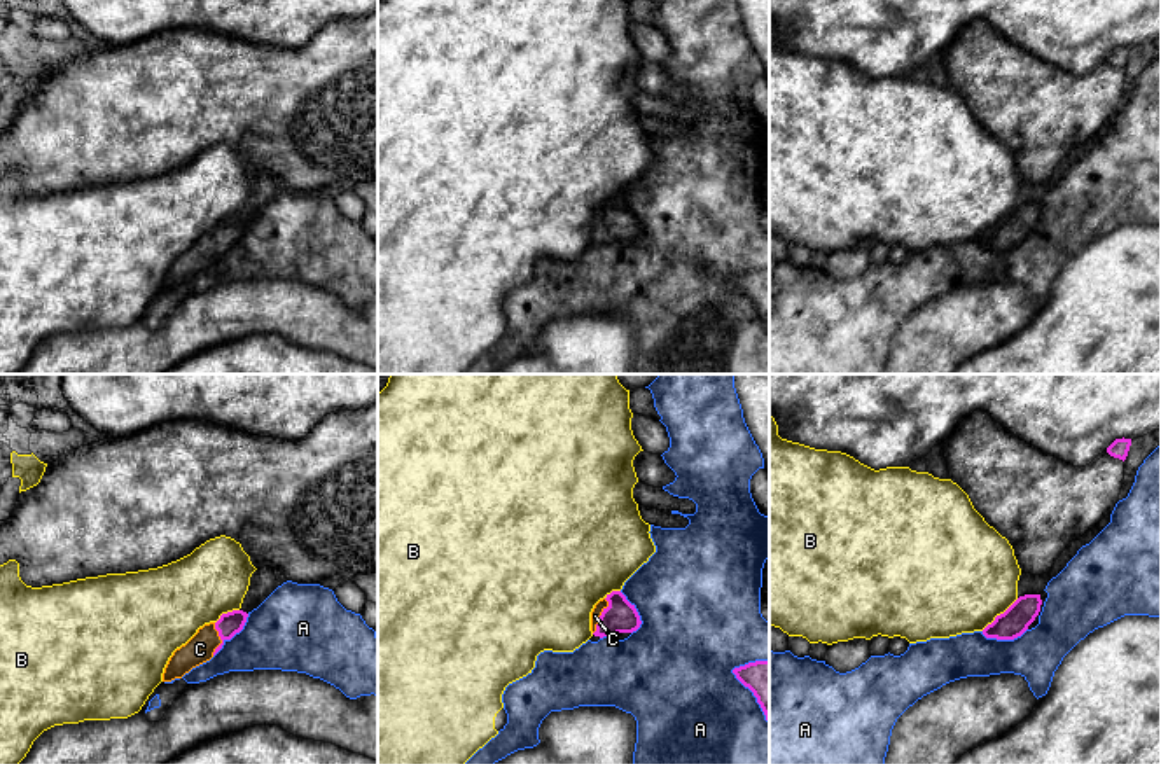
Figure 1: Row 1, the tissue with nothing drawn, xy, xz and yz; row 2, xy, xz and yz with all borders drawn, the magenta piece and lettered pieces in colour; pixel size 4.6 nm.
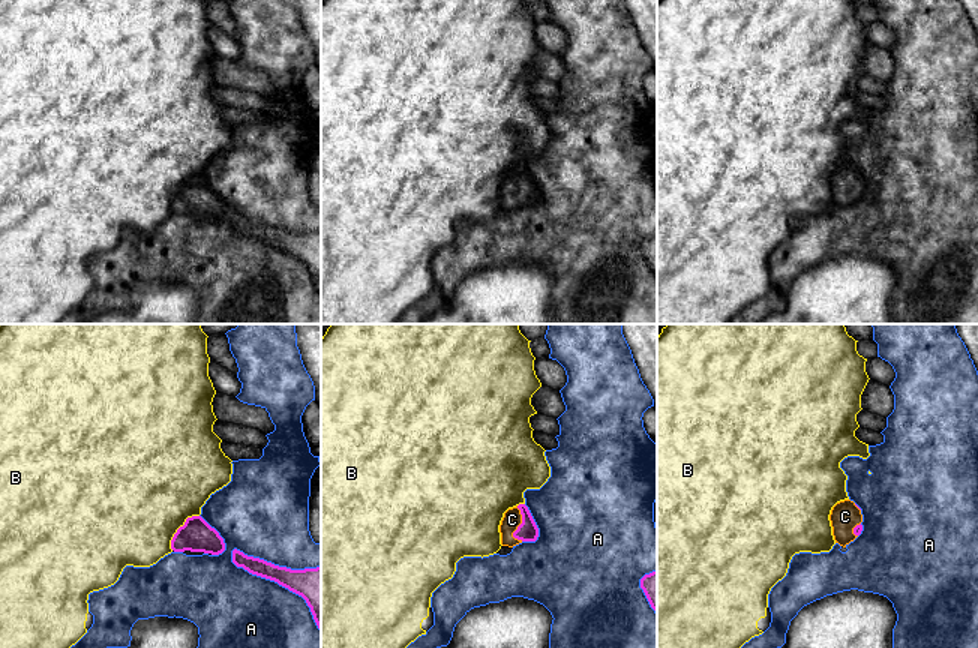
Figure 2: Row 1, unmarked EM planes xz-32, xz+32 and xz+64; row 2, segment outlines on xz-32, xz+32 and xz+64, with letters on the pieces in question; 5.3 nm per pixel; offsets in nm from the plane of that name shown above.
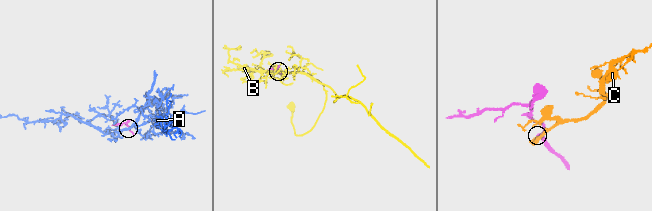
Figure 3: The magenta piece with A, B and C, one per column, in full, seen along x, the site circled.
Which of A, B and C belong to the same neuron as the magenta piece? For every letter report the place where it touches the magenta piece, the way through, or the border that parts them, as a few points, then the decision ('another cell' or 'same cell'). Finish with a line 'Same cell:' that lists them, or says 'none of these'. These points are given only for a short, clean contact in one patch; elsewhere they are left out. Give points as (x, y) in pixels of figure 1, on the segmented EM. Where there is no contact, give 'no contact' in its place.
A: contact xy (233, 635); another cell
B: contact yz (1001, 614); border yz (1018, 598), (981, 630); another cell
C: contact xz (600, 616); way xz (619, 616), (600, 616), (595, 616); same cell
Same cell: C

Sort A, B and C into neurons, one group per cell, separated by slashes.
A / B / C

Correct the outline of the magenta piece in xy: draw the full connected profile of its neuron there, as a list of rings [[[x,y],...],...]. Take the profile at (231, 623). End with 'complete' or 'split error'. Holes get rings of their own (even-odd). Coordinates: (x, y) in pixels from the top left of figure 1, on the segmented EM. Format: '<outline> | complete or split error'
[[[233,610],[222,614],[217,622],[205,624],[198,633],[170,657],[163,682],[182,678],[192,668],[210,661],[224,645],[240,633],[247,622],[248,614],[243,610]]] | split error

